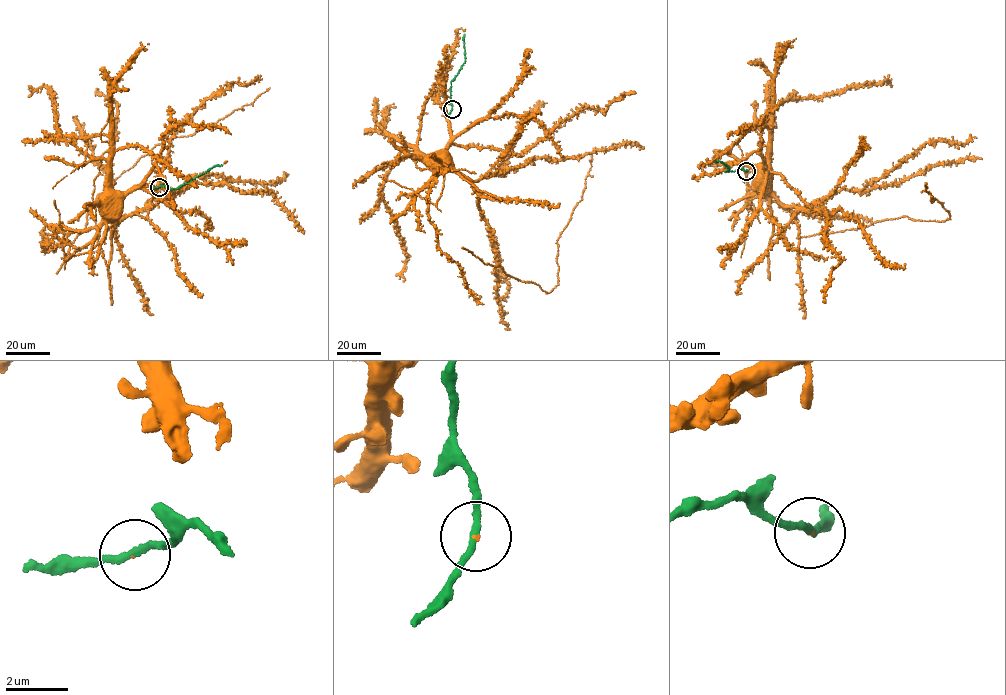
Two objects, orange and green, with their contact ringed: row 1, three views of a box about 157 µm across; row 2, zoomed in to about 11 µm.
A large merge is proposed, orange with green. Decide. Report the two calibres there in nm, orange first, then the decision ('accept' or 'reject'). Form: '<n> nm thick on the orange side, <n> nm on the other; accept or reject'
50 nm thick on the orange side, 200 nm on the other; accept

